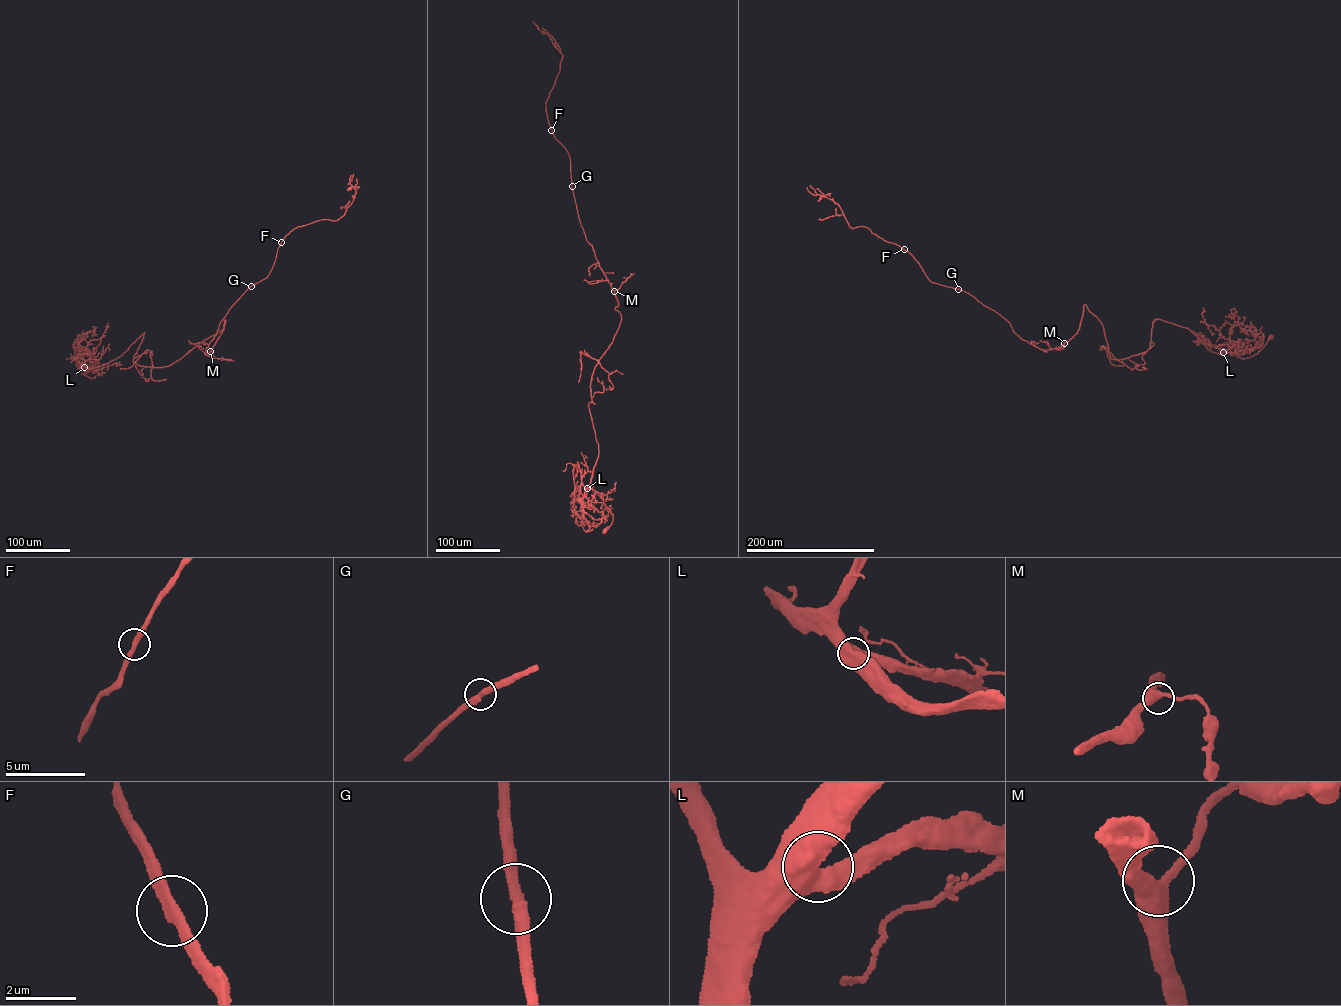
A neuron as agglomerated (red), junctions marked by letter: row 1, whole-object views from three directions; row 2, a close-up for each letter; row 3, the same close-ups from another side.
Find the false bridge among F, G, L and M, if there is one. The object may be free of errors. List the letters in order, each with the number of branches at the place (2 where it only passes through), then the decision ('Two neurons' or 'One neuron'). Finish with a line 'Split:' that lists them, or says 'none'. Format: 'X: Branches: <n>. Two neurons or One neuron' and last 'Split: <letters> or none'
F: Branches: 2. One neuron
G: Branches: 2. One neuron
L: Branches: 2. One neuron
M: Branches: 3. One neuron
Split: none

